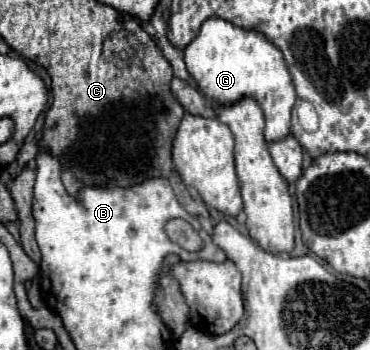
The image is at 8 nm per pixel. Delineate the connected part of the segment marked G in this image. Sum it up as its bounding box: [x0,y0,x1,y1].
[185,17,295,141]

